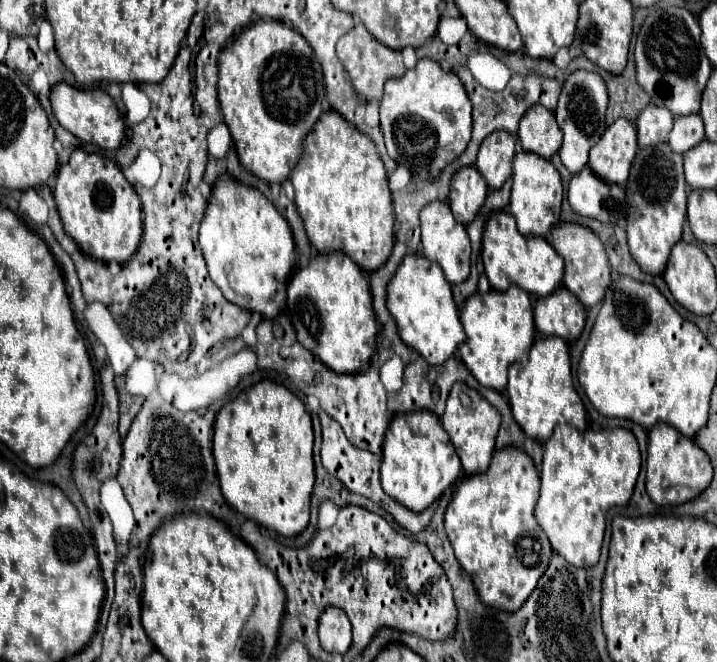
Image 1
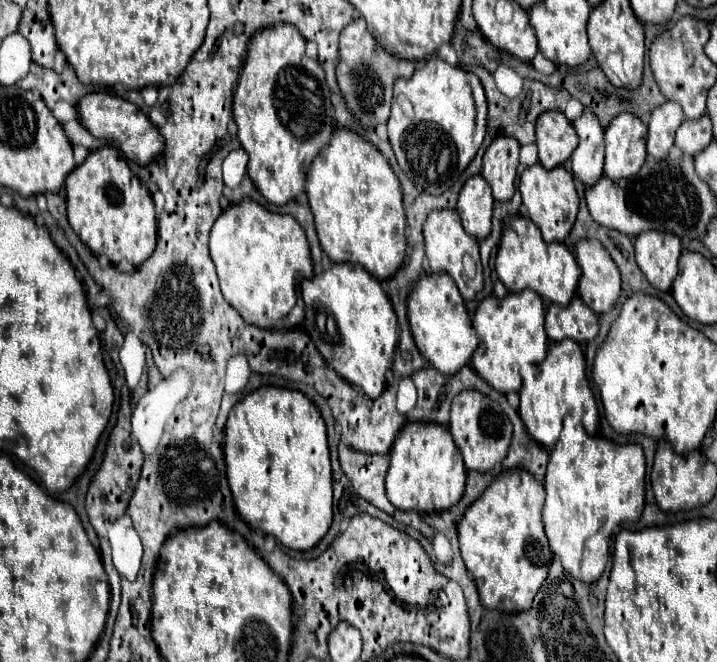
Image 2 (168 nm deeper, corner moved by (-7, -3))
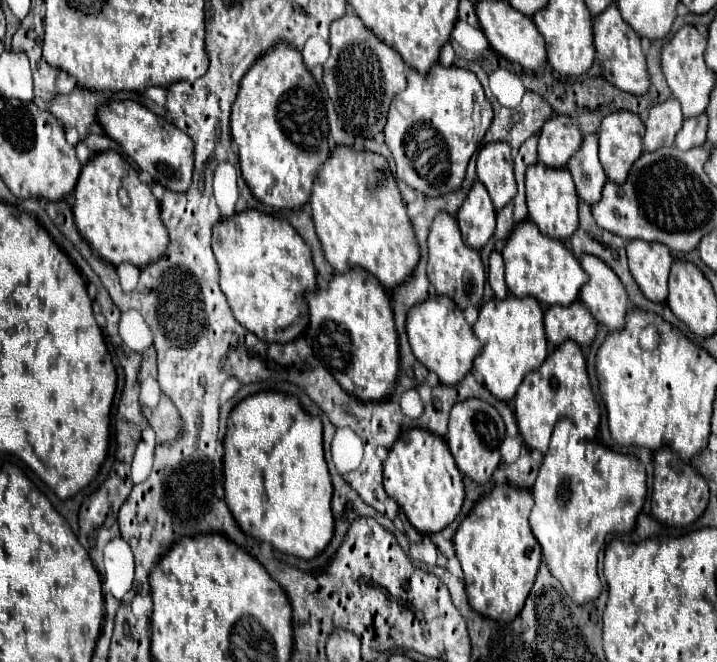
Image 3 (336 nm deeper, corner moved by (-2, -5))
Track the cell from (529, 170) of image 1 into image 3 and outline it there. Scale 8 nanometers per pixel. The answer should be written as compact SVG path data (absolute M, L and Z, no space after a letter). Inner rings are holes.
M532 164L526 170L526 204L530 220L540 228L542 234L550 238L568 240L578 228L578 194L566 168L546 168L542 164Z

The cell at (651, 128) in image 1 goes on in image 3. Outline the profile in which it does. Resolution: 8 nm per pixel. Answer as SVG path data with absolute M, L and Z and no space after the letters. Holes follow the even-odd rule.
M668 98L650 108L646 120L646 134L644 134L644 152L654 152L662 146L672 146L674 136L684 122L680 102L676 98Z

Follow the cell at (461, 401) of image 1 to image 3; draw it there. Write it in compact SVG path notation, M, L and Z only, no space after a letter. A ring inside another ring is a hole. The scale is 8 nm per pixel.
M478 398L456 402L450 412L450 424L446 432L446 444L454 456L454 462L458 462L458 470L466 476L470 476L478 484L486 484L494 470L500 466L500 446L506 438L506 426L500 416L500 412Z

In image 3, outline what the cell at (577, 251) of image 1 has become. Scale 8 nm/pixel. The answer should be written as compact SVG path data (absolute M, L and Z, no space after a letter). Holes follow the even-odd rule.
M582 254L580 266L588 274L588 282L580 290L580 300L600 324L608 326L608 330L620 330L624 326L624 316L630 310L622 282L606 262L592 254Z

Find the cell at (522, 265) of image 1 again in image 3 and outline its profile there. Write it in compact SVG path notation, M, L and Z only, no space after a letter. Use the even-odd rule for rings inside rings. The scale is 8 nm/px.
M530 220L518 224L512 230L502 250L502 258L506 266L506 286L518 298L534 296L538 302L548 306L568 306L578 298L580 286L586 282L586 274L574 254L568 252L562 242L540 234L538 226L534 226Z

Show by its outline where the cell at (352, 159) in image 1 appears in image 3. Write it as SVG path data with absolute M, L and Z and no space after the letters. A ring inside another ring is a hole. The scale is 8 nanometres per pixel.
M336 146L314 180L310 206L324 256L336 272L360 266L374 274L386 290L396 288L412 274L420 252L404 200L384 156Z

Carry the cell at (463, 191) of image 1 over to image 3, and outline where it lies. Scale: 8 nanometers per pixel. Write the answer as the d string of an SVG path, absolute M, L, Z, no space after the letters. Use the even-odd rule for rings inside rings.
M476 180L470 188L470 194L466 196L466 202L460 206L456 214L462 238L470 248L480 250L490 240L496 226L494 214L496 210L492 206L488 190L482 182Z

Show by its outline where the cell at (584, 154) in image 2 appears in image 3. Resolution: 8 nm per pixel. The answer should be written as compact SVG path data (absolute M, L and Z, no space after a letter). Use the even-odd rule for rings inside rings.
M594 134L584 136L580 150L570 158L566 168L572 174L578 196L588 204L598 202L606 174L602 164L598 162L598 138Z

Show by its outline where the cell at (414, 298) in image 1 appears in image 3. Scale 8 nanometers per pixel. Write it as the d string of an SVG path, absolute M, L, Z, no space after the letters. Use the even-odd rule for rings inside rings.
M430 296L426 302L420 302L414 310L408 314L406 322L408 340L412 346L414 356L430 370L434 372L442 384L458 384L472 368L472 360L480 352L480 342L472 332L472 326L464 320L462 310L454 304L450 296Z

